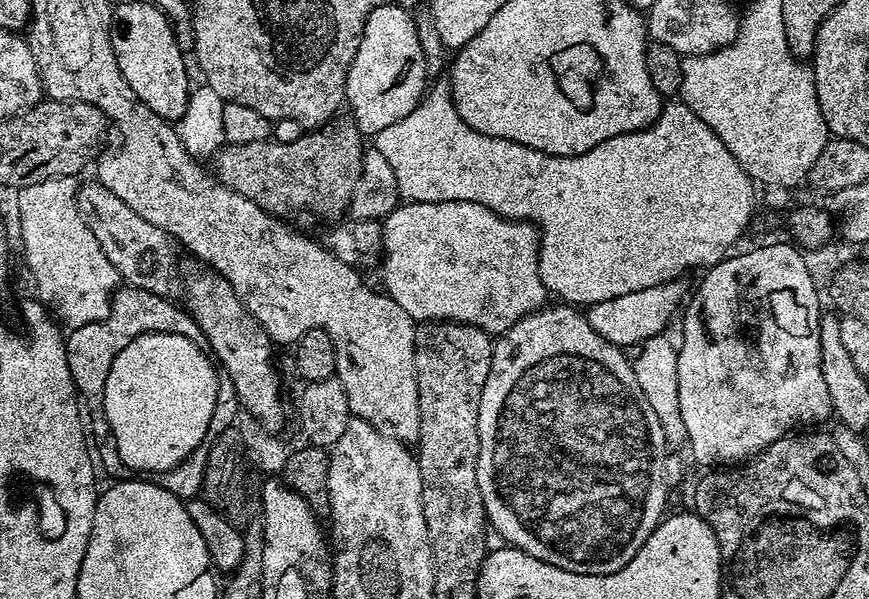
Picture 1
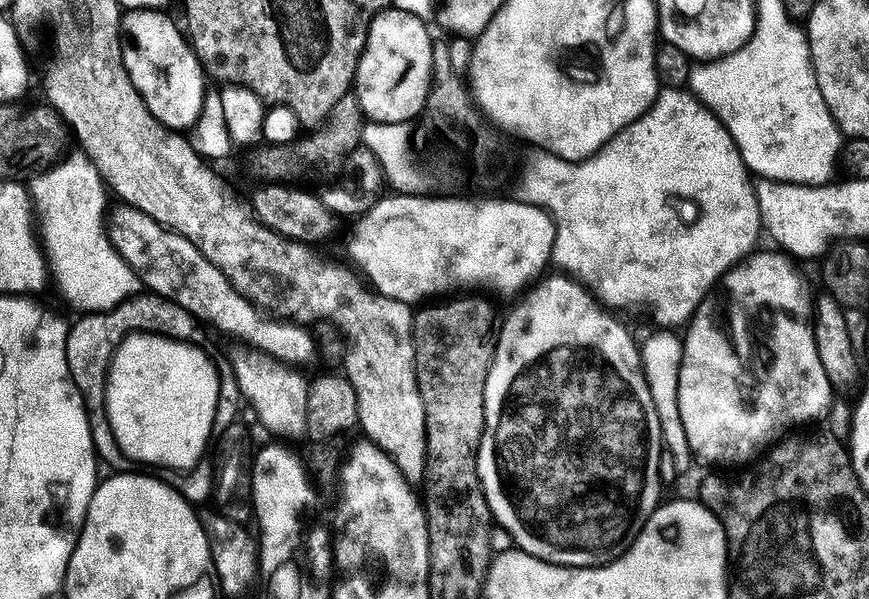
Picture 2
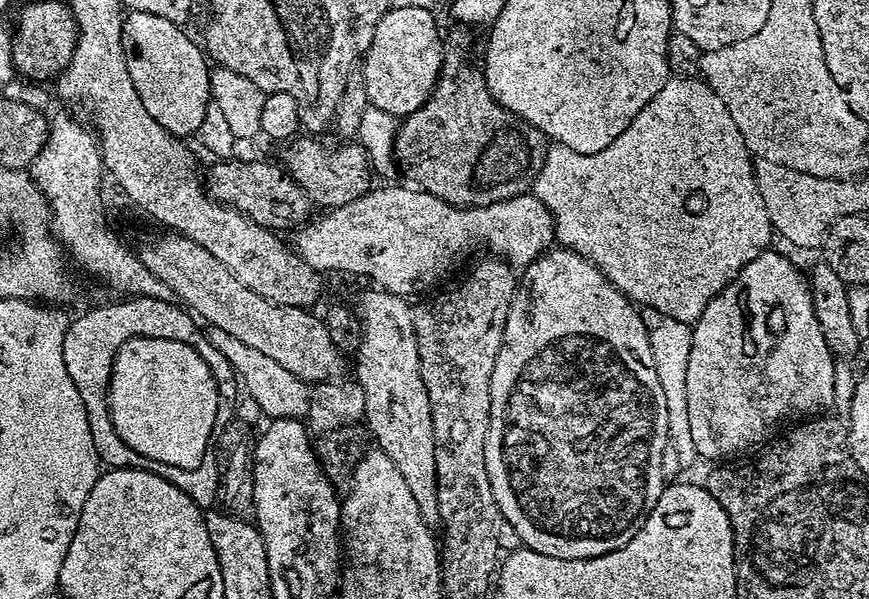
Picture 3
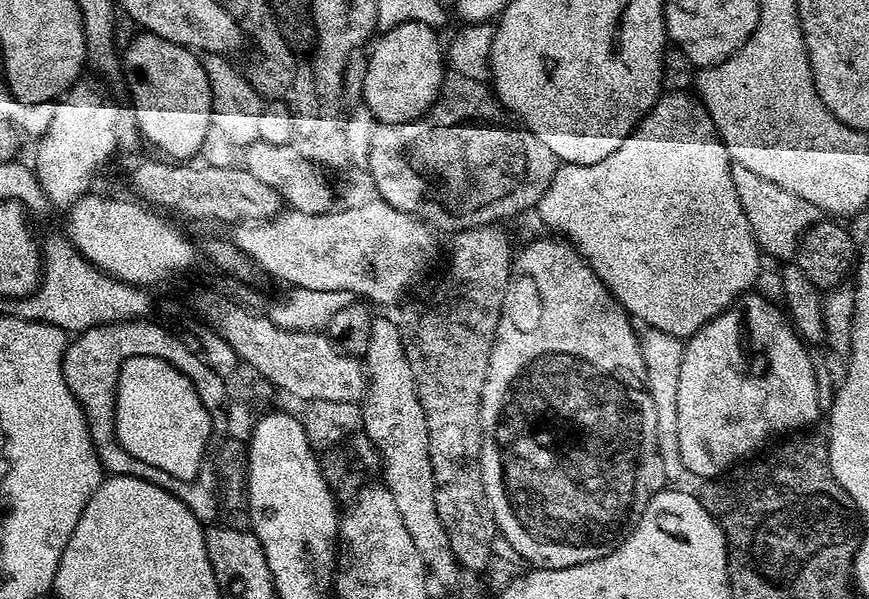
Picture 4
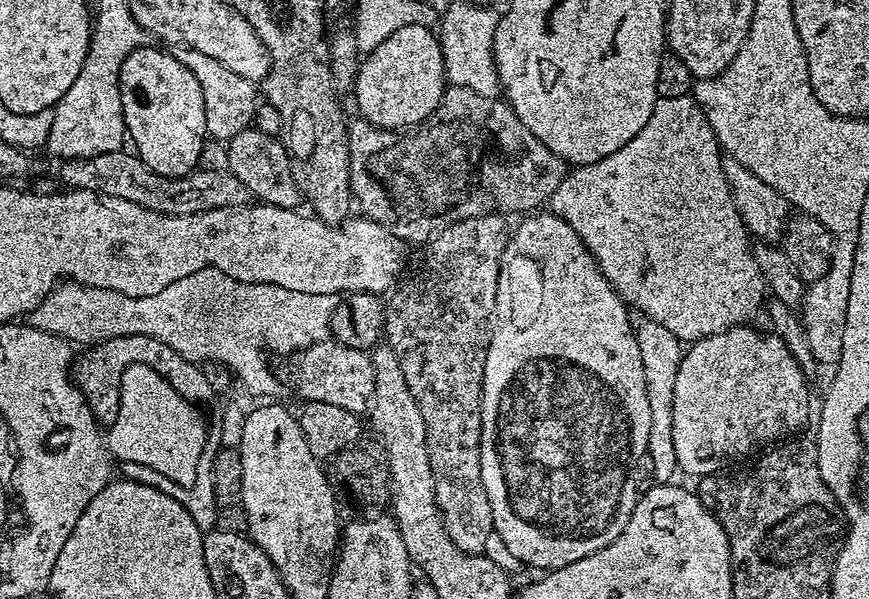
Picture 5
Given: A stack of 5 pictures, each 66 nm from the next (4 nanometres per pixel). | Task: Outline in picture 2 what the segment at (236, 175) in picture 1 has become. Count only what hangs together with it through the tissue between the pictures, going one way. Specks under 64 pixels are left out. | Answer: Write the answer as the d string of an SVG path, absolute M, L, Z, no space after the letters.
M355 94L338 98L334 102L334 110L330 110L328 119L307 136L301 135L295 143L270 144L260 146L248 160L248 168L264 182L288 182L291 176L304 172L307 168L336 168L351 157L352 151L361 147L362 133L366 117L360 110L360 103Z

